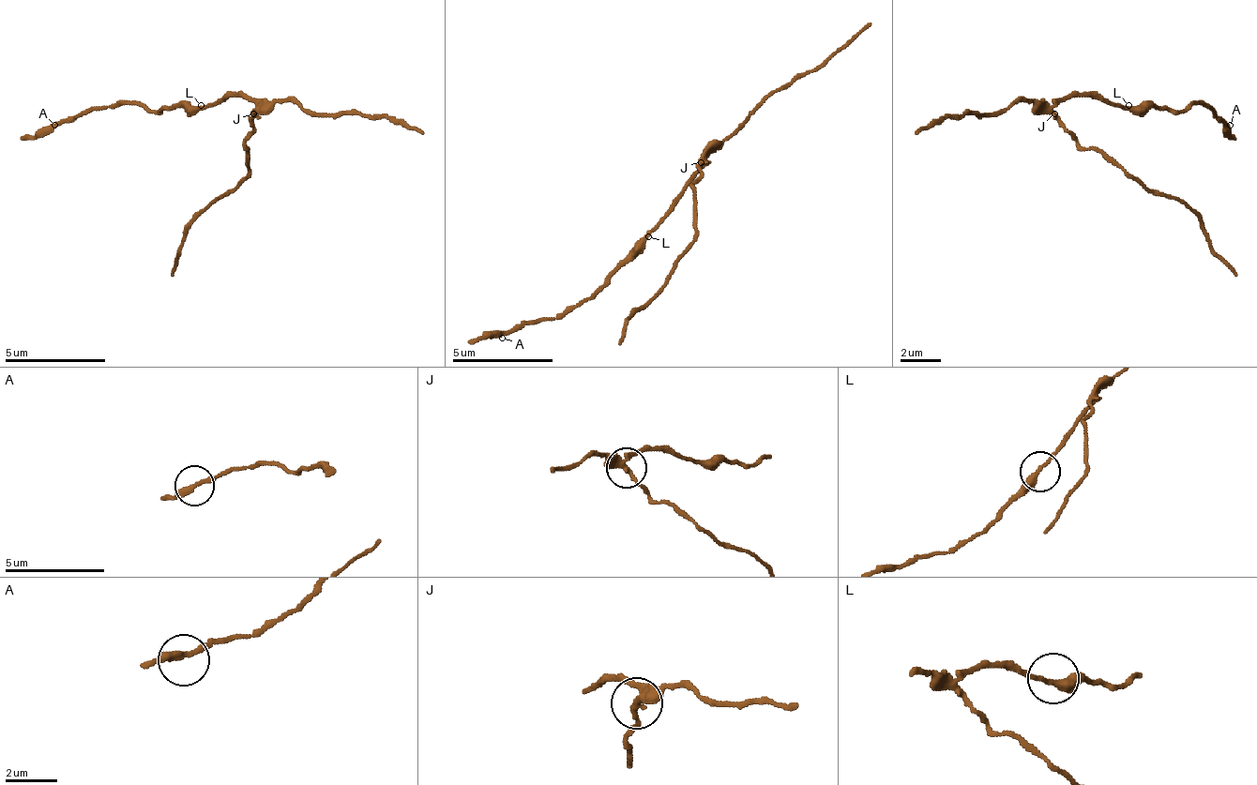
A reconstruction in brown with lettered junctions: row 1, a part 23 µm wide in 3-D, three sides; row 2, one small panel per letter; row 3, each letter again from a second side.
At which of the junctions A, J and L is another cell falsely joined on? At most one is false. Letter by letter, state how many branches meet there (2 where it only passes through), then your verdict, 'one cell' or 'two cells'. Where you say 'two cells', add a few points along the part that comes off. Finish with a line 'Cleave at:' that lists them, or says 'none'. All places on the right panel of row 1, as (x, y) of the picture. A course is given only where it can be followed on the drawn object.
A: 2 | one cell
J: 3 | two cells | (1052, 115), (1143, 181), (1174, 196), (1204, 232), (1234, 277)
L: 2 | one cell
Cleave at: J

